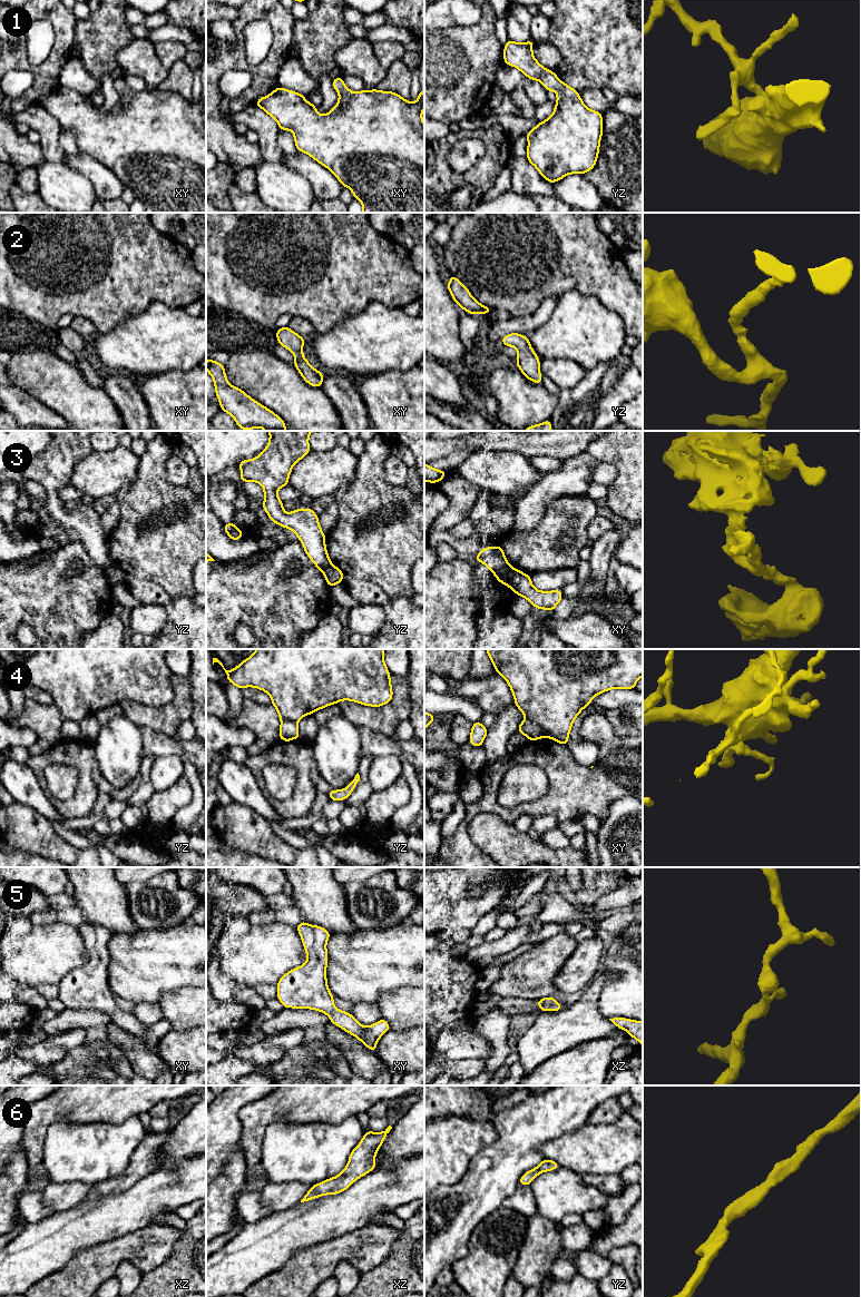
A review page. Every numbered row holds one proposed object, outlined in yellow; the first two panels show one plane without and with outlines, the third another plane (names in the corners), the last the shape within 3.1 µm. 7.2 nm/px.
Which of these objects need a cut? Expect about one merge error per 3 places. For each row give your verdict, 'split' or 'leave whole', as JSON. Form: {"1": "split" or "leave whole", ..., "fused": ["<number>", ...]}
{"1": "leave whole", "2": "leave whole", "3": "split", "4": "split", "5": "leave whole", "6": "leave whole", "fused": ["3", "4"]}

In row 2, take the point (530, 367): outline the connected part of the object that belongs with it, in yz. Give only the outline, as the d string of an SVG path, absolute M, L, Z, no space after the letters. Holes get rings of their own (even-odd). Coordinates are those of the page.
M510 333L501 338L505 346L513 346L518 358L515 363L530 381L542 384L539 357L534 352L529 338L519 333Z

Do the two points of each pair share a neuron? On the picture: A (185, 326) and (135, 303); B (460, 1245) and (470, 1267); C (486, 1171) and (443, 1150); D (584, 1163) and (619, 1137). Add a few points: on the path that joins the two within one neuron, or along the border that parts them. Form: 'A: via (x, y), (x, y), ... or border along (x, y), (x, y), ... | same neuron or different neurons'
A: border along (173, 307), (152, 302), (124, 321) | different neurons
B: border along (473, 1231), (469, 1241), (469, 1253), (450, 1267) | different neurons
C: border along (488, 1146), (471, 1159), (463, 1176), (453, 1185) | different neurons
D: via (593, 1155), (598, 1149), (607, 1149), (610, 1146) | same neuron

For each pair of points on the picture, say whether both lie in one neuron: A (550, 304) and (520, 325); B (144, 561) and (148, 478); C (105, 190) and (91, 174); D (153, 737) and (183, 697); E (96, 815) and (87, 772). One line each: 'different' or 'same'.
A: same
B: same
C: same
D: different
E: different

